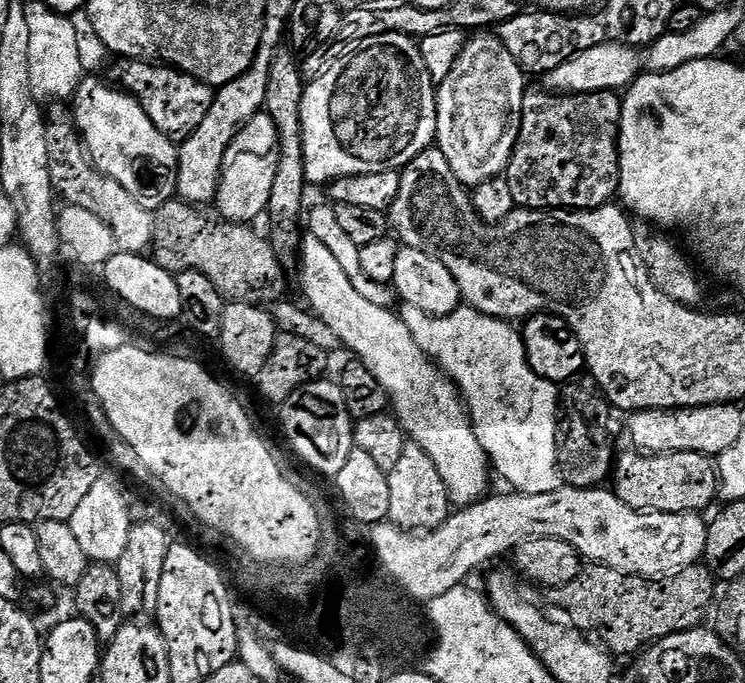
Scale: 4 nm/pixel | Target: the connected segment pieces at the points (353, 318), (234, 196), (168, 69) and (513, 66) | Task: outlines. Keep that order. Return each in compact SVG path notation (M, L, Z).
M308 234L301 241L300 271L302 282L305 286L309 307L320 316L324 322L337 334L341 345L354 352L359 358L359 363L370 370L374 378L382 383L388 392L389 401L396 419L404 428L405 435L429 454L431 461L438 466L438 472L448 484L448 497L457 509L469 508L472 504L479 503L489 495L488 472L490 461L482 442L476 437L476 429L472 426L472 417L466 411L466 404L461 399L460 388L445 373L441 367L423 351L413 338L411 330L406 326L401 315L394 314L389 307L372 303L370 296L364 295L359 285L353 283L341 262L319 238Z
M263 112L256 115L227 148L220 176L219 215L225 220L231 220L233 224L252 222L259 212L263 213L267 209L279 166L280 134L273 117Z
M121 59L112 68L111 79L129 96L135 96L146 110L146 114L156 124L156 128L172 142L183 140L194 134L202 126L202 118L212 106L213 85L204 84L189 72L181 72L163 62Z
M476 34L465 43L456 68L436 94L435 143L446 154L450 168L469 189L503 177L512 160L524 117L524 79L520 63L496 34Z

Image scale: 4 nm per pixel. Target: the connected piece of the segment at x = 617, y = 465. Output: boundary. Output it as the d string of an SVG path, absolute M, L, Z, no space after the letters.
M624 452L614 460L614 491L619 500L639 512L703 513L718 500L717 461L700 452Z

